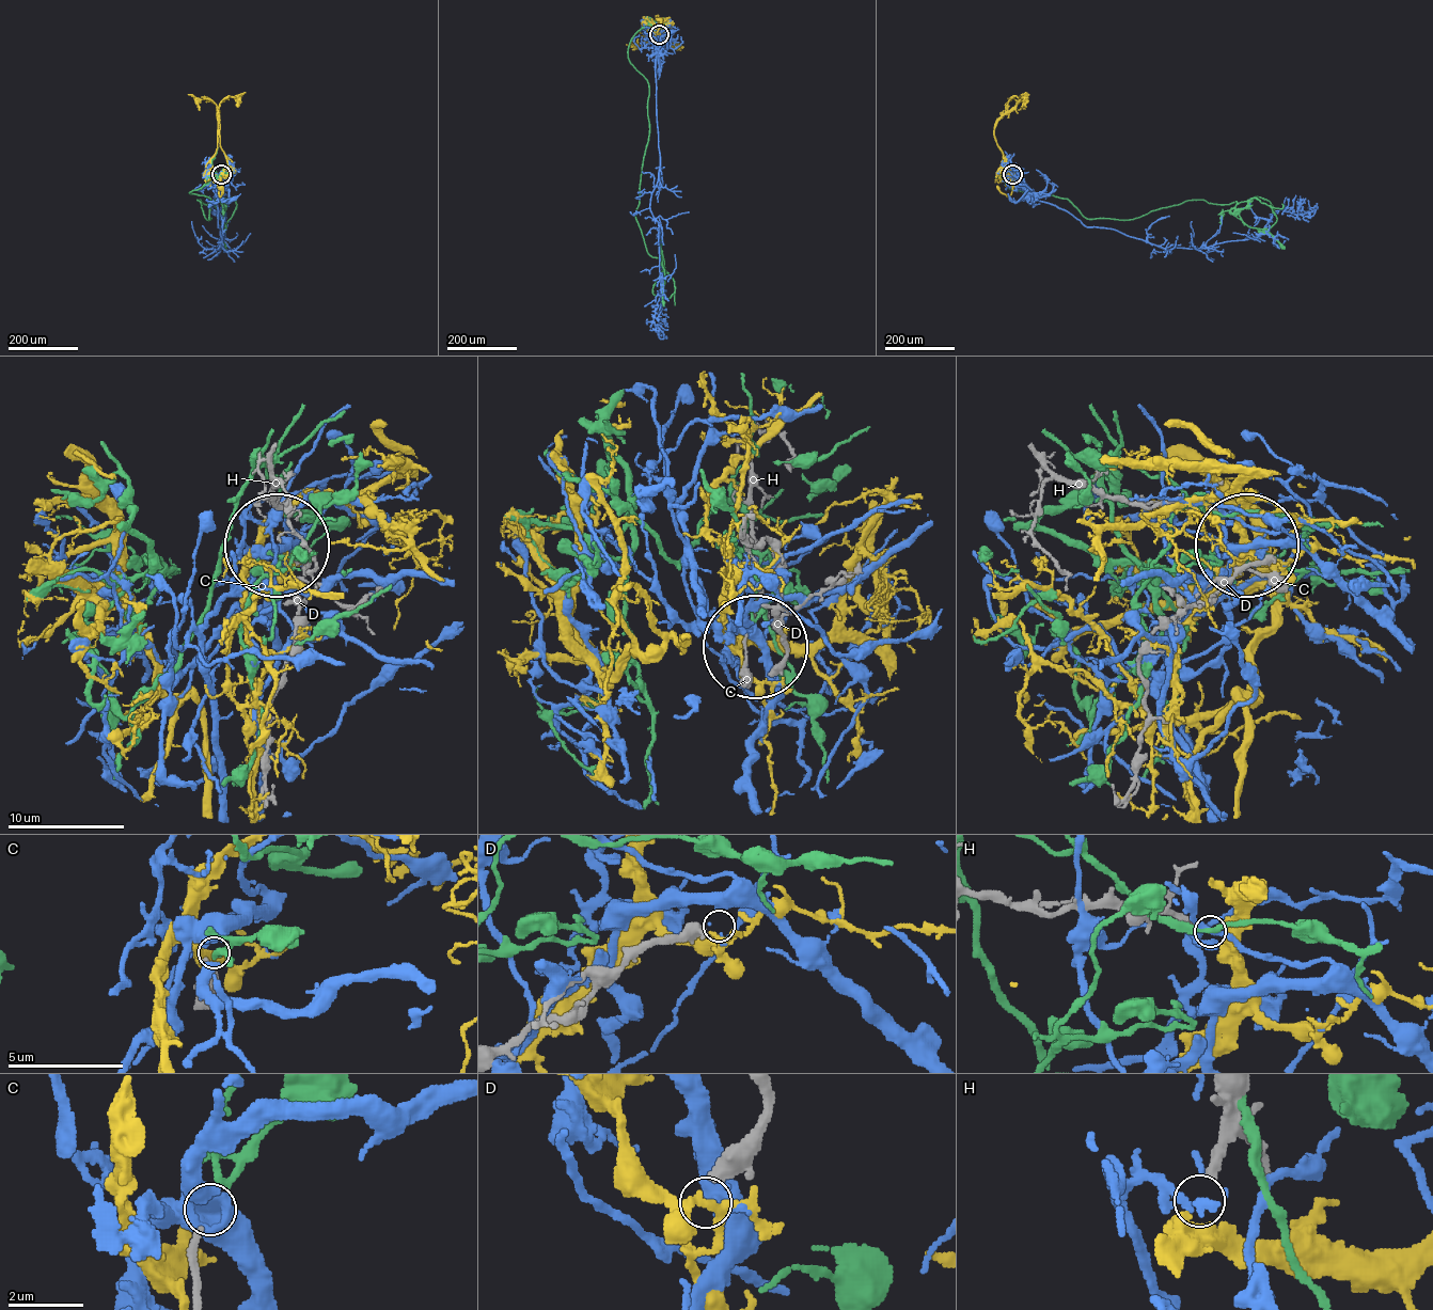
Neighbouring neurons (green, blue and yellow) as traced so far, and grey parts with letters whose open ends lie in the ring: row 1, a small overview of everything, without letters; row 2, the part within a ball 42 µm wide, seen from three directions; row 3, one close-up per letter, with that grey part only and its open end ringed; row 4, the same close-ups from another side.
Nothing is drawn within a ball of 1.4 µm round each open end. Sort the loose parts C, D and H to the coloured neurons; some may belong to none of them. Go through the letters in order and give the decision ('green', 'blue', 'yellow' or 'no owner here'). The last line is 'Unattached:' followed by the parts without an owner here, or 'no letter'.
C: green
D: no owner here
H: yellow
Unattached: D

